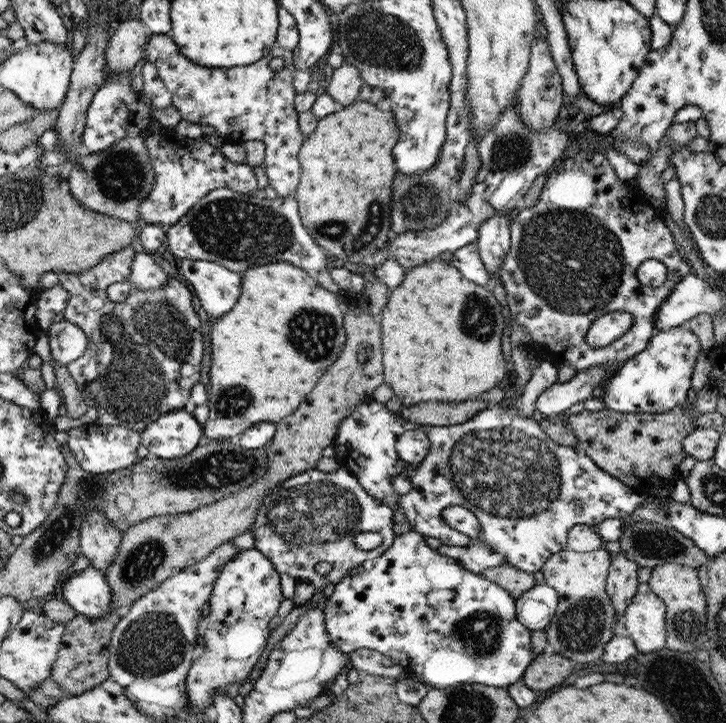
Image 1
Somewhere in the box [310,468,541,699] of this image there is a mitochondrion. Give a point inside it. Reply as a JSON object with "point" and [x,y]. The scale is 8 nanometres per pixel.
{"point":[480,633]}

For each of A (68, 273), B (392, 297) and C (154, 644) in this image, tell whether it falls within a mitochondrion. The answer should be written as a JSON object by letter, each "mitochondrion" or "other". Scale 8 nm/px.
{"A":"other","B":"other","C":"mitochondrion"}

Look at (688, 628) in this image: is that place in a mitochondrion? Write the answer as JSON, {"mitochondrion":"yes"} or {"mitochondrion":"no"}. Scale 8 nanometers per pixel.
{"mitochondrion":"yes"}

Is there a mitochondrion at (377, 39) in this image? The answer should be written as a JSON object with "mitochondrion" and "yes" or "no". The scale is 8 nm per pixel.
{"mitochondrion":"yes"}

